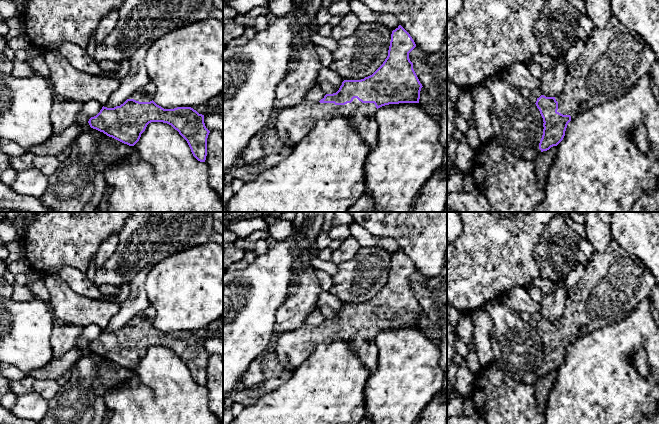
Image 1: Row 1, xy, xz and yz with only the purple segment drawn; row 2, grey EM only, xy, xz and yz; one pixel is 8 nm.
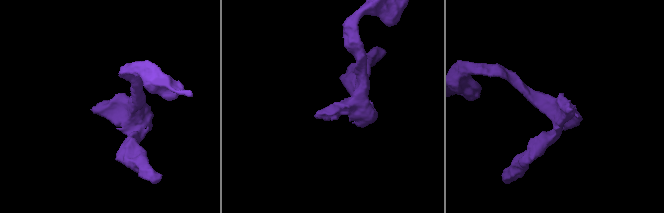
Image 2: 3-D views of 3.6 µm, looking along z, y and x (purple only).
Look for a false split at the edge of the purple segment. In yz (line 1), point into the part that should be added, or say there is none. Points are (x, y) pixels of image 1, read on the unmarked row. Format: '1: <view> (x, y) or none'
1: yz (614, 282)

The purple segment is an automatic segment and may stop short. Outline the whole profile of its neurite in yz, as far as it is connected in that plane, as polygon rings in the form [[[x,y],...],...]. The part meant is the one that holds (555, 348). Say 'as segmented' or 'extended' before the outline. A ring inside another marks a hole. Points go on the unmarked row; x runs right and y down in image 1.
extended; [[[615,240],[610,241],[605,251],[595,251],[581,279],[568,290],[563,315],[555,321],[541,319],[537,322],[535,328],[544,346],[539,367],[541,376],[563,364],[568,347],[576,339],[625,319],[643,300],[649,298],[656,285],[656,278],[644,262],[627,253]]]

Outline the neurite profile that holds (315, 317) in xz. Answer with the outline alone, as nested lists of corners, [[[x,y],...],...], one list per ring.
[[[314,308],[305,320],[305,324],[320,325],[326,318],[318,308]]]

